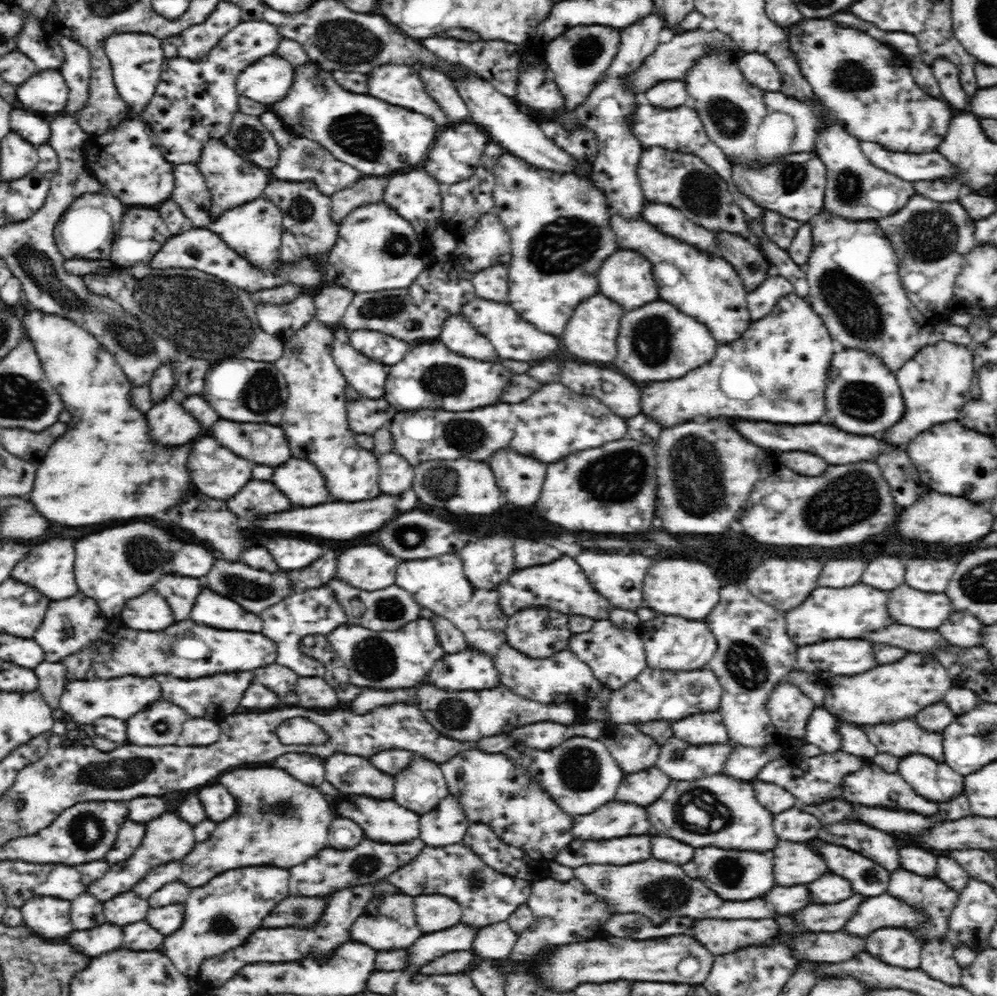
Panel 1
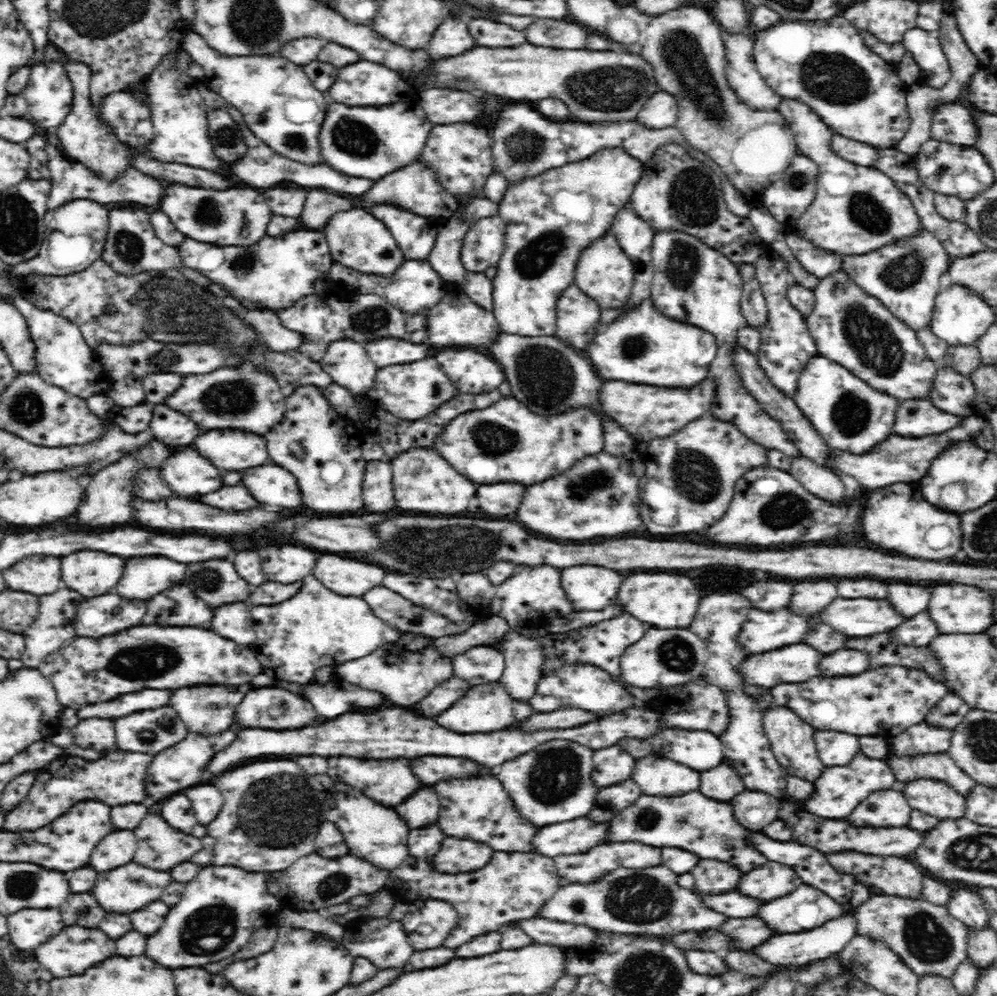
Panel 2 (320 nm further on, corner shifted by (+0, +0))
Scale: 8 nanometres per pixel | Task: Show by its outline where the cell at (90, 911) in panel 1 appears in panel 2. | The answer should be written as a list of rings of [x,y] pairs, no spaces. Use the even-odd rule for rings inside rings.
[[[72,894],[60,906],[60,914],[66,927],[78,924],[78,926],[96,928],[106,912],[98,906],[92,894]]]

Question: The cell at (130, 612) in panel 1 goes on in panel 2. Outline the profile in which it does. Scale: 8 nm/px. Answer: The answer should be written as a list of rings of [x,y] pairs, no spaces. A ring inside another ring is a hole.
[[[102,594],[81,602],[74,614],[74,633],[78,637],[98,638],[140,625],[146,602],[124,600],[116,594]]]

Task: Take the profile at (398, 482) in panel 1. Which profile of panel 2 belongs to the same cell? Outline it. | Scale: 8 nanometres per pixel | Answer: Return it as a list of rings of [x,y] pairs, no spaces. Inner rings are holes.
[[[384,461],[368,462],[365,464],[364,486],[362,486],[363,508],[370,512],[386,512],[394,508],[394,494],[392,494],[392,470],[390,464]]]

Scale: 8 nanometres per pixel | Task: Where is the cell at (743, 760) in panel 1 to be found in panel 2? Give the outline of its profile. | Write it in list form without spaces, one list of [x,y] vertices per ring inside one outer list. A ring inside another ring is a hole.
[[[723,762],[720,766],[712,770],[708,769],[706,772],[702,772],[698,790],[700,790],[703,795],[706,795],[707,798],[716,798],[716,800],[726,798],[726,802],[731,802],[738,794],[744,791],[744,781],[742,781],[740,777],[738,771],[735,770],[734,767],[731,767],[730,763]]]

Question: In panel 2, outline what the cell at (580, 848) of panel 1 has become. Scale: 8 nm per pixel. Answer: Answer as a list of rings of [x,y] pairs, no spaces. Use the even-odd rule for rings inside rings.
[[[612,842],[612,844],[600,844],[594,846],[592,850],[584,854],[568,854],[568,856],[558,856],[553,858],[558,875],[570,881],[570,883],[590,884],[598,882],[598,878],[603,879],[602,874],[610,874],[610,870],[616,868],[650,868],[650,866],[660,866],[660,850],[654,846],[644,846],[640,842]]]

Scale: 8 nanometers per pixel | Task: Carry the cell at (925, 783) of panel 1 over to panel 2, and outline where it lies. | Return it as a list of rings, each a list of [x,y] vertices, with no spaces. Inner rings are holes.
[[[914,779],[904,786],[906,801],[919,812],[926,812],[938,816],[940,821],[948,818],[962,818],[966,800],[957,790],[950,785],[939,782],[938,779]]]

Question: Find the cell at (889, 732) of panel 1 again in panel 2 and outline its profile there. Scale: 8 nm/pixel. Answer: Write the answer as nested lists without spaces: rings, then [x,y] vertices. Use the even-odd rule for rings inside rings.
[[[948,754],[906,755],[906,758],[892,758],[892,755],[888,755],[885,759],[888,766],[894,770],[896,779],[906,785],[914,782],[914,779],[934,776],[933,779],[950,785],[963,798],[968,798],[976,786],[976,782],[970,779]]]

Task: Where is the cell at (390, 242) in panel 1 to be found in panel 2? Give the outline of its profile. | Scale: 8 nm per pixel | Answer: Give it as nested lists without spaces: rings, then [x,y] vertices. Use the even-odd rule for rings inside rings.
[[[352,208],[348,212],[334,214],[330,222],[323,226],[331,258],[348,269],[358,273],[381,274],[390,277],[405,261],[405,254],[398,248],[396,240],[388,227],[372,214],[364,212],[362,208]]]

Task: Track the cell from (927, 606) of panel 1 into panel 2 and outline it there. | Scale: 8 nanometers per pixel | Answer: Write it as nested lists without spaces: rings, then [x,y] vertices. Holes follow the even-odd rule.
[[[836,598],[824,610],[826,612],[819,614],[820,618],[826,618],[823,623],[830,624],[838,634],[848,634],[848,638],[888,632],[906,621],[894,612],[894,606],[890,605],[890,602],[880,599]]]

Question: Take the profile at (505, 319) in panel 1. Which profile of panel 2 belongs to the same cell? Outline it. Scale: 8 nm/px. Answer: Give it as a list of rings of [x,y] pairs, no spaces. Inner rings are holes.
[[[464,292],[445,294],[442,300],[427,310],[426,344],[429,346],[462,347],[464,344],[489,346],[501,332],[492,310],[482,309]]]

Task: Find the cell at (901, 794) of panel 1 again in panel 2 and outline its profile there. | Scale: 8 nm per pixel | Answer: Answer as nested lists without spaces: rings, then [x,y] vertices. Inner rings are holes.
[[[880,790],[868,796],[866,802],[860,802],[856,810],[848,816],[848,822],[854,826],[906,826],[910,820],[910,804],[896,790]]]

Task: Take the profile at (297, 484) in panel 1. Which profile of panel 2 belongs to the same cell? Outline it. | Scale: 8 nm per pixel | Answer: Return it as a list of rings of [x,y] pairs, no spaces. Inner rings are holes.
[[[258,466],[244,472],[242,486],[262,504],[296,508],[300,506],[300,490],[296,478],[280,466]]]

